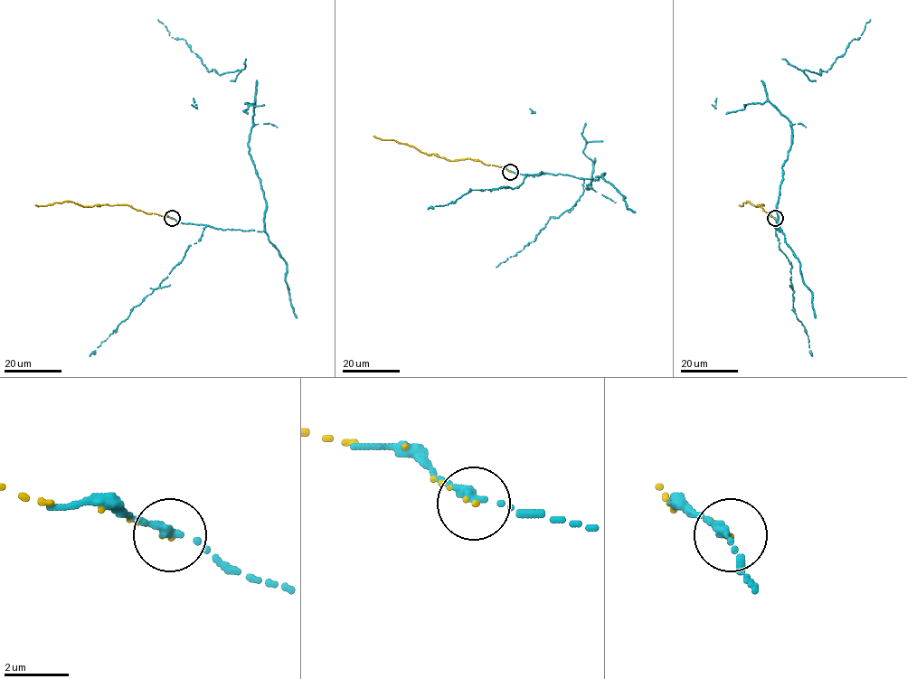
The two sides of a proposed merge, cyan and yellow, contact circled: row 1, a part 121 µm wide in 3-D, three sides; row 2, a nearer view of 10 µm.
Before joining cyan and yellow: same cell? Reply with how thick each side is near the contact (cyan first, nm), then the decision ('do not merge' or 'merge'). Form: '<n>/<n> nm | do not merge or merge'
240/100 nm | merge

